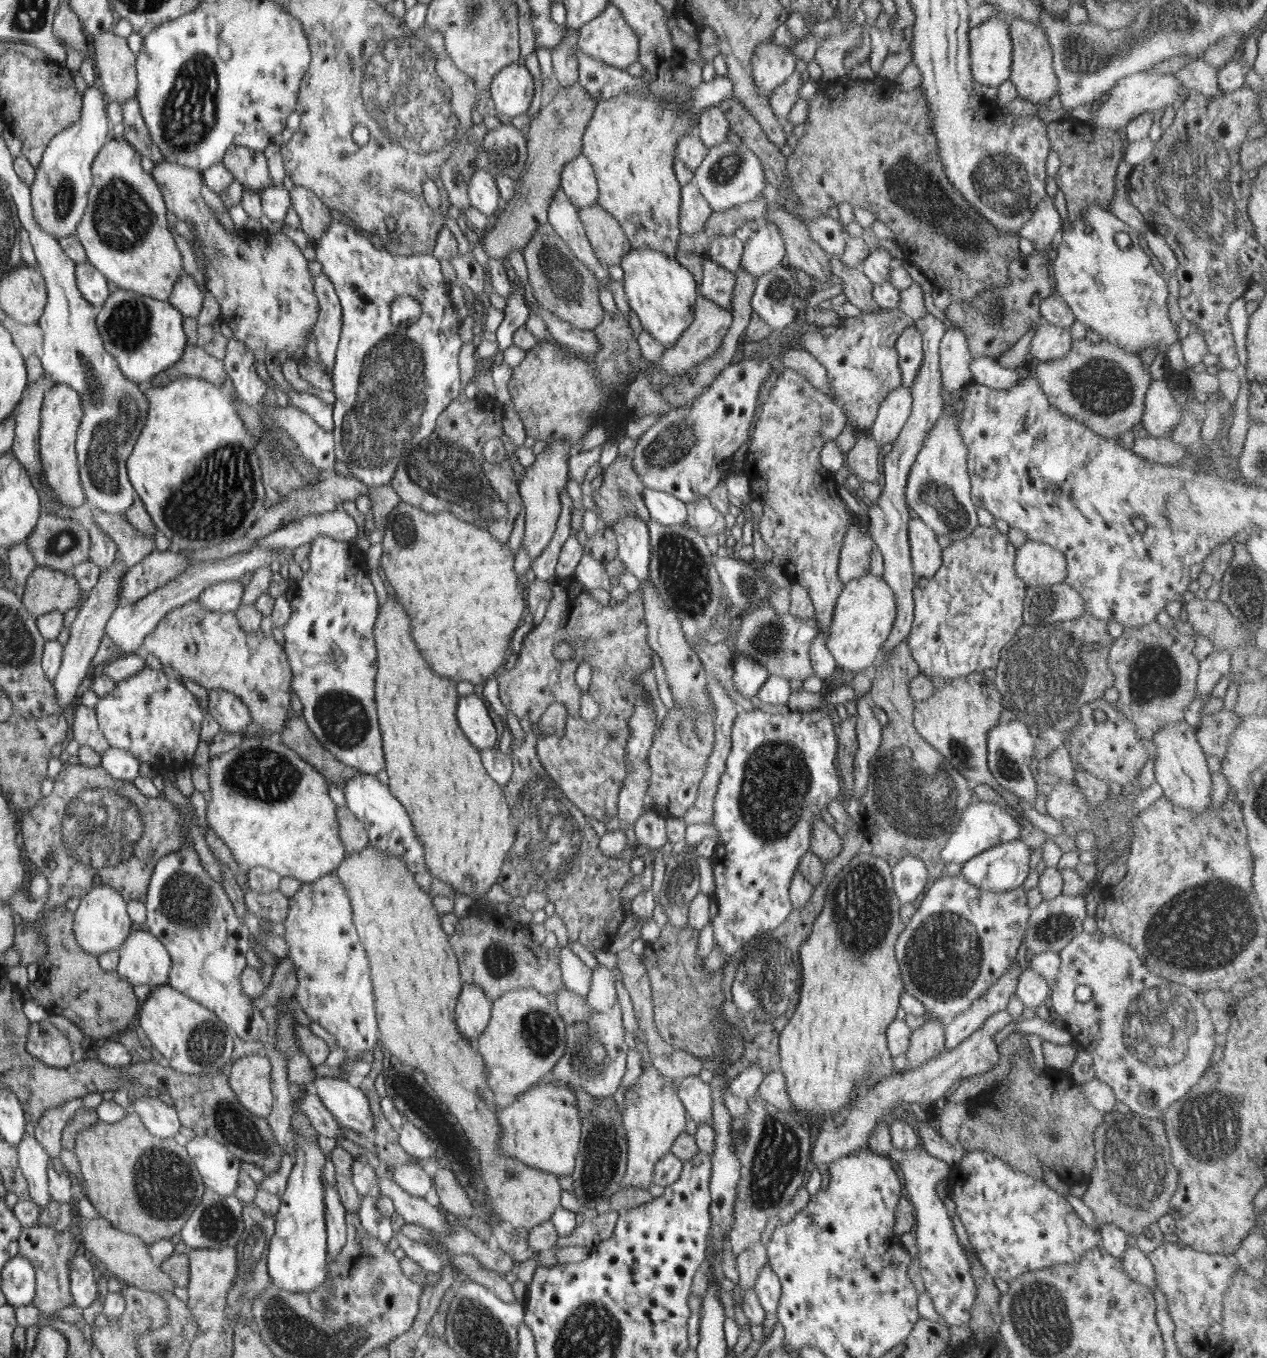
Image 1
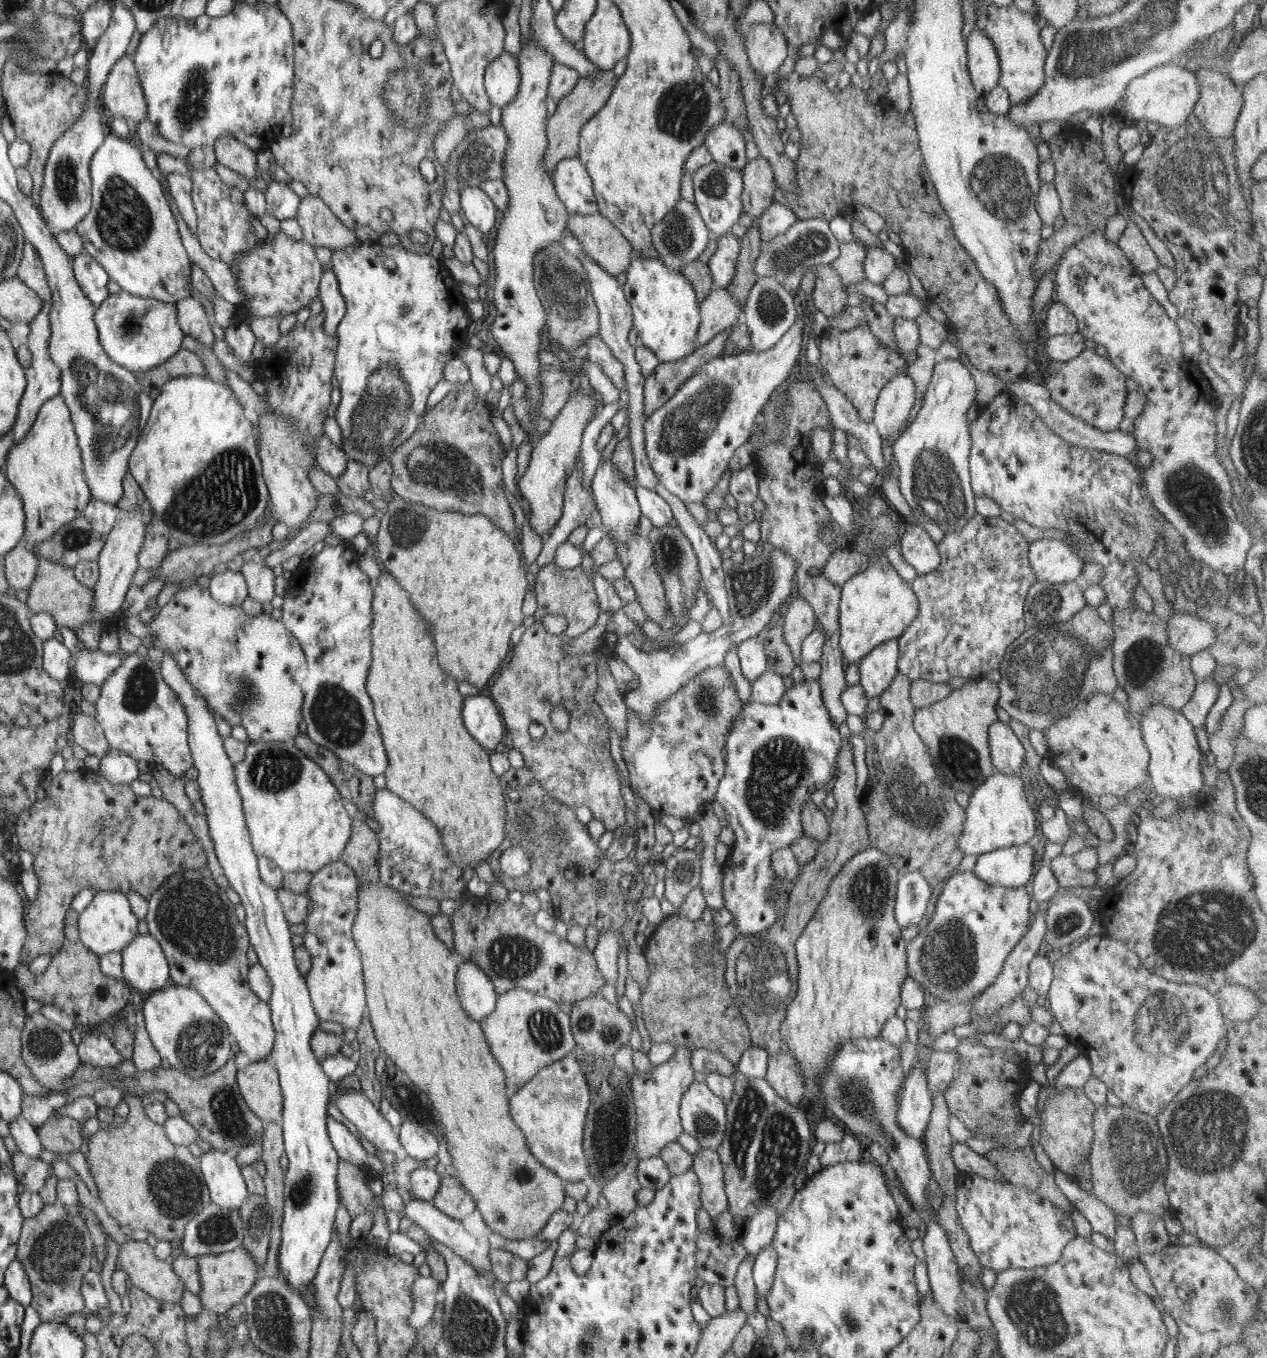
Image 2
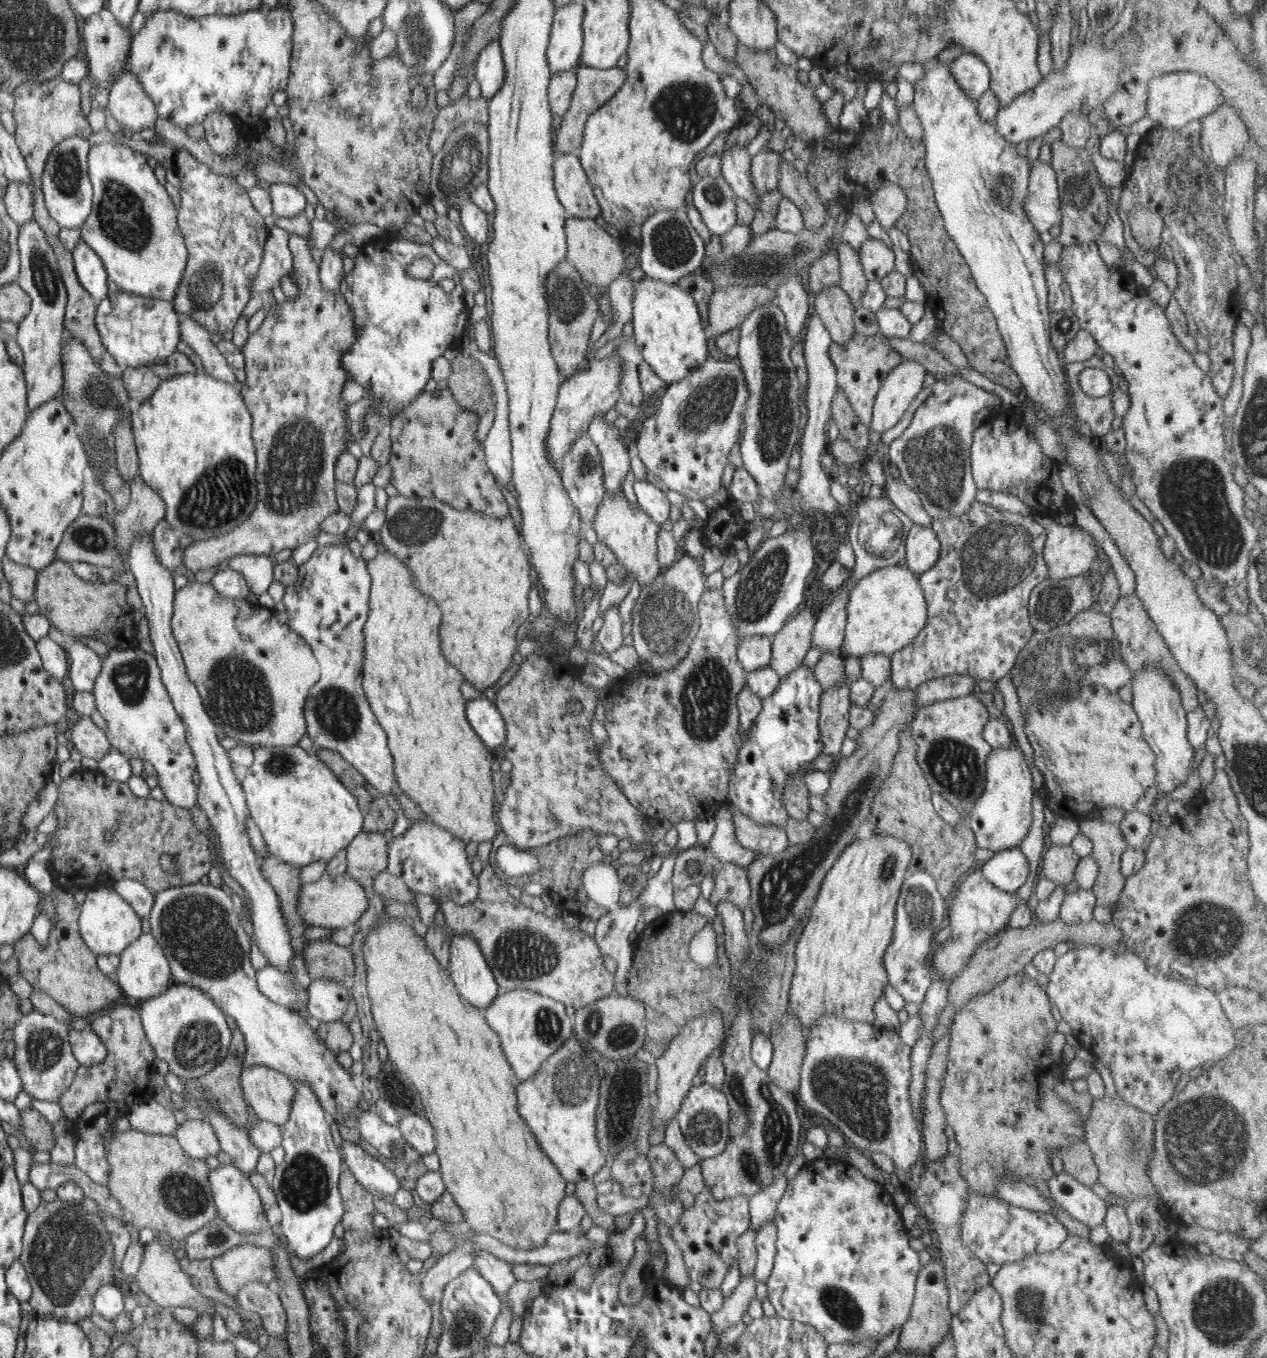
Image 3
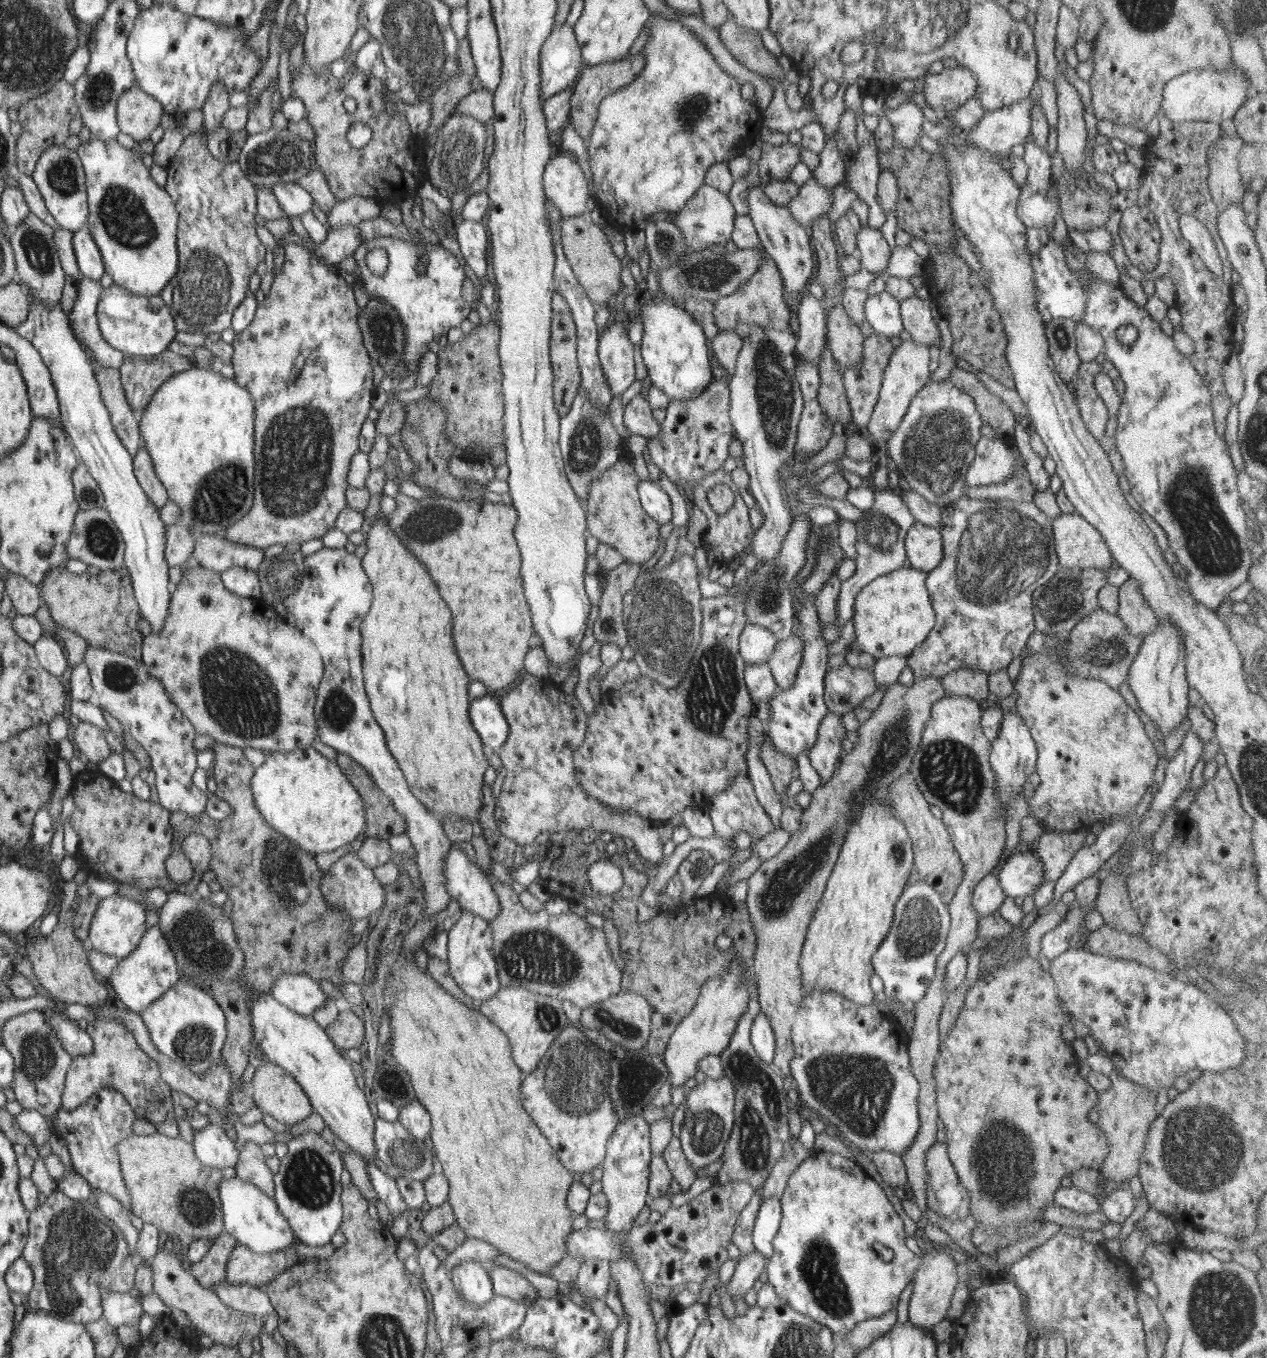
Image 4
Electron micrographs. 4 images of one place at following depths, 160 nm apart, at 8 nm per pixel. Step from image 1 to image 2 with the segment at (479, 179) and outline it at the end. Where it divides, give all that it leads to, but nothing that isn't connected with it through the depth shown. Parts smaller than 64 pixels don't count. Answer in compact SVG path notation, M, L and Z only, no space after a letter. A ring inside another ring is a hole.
M467 185L461 189L460 194L461 210L466 216L464 220L487 236L496 224L496 205L480 185Z

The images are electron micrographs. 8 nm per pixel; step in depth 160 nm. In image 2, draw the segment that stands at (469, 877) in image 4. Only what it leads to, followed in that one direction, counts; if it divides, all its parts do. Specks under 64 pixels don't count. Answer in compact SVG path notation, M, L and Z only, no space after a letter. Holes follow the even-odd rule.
M376 788L372 811L380 826L378 867L382 883L411 898L429 896L438 901L450 898L462 903L469 897L463 870L450 861L434 822L388 789Z

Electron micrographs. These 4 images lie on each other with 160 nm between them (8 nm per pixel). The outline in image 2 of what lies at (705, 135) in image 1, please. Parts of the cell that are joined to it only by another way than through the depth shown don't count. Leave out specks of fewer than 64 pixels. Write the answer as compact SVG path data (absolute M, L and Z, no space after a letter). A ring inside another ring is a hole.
M724 121L706 133L703 144L714 161L742 171L746 166L745 140L743 134L730 122Z

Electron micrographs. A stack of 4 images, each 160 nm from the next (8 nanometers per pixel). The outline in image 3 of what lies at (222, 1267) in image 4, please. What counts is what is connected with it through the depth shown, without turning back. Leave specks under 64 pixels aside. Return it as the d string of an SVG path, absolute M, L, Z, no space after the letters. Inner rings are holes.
M184 1257L179 1262L183 1270L191 1276L191 1280L200 1294L225 1304L233 1303L233 1296L228 1296L222 1291L221 1282L216 1278L212 1269L212 1259L193 1261Z

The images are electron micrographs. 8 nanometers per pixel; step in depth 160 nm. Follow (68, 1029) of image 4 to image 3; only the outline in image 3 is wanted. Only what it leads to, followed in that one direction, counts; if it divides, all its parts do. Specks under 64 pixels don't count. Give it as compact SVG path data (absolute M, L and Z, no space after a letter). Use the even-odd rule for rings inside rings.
M90 1028L71 1030L71 1043L75 1057L87 1067L104 1062L107 1055L105 1042Z

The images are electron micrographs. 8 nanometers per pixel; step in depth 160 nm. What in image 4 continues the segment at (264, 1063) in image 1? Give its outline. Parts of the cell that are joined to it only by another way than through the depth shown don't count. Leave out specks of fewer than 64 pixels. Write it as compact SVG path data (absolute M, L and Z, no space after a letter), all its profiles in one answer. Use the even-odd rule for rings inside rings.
M272 1063L255 1067L250 1099L255 1102L255 1108L261 1112L267 1112L272 1118L286 1125L296 1124L296 1122L308 1118L314 1111L311 1099L307 1097L307 1092L304 1092L295 1078L288 1074L288 1071L282 1066Z

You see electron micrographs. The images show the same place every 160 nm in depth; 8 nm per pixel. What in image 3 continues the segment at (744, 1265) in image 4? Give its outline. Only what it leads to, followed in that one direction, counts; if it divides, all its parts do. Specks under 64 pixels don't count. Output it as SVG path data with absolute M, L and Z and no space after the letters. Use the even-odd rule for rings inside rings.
M741 1277L738 1287L724 1298L722 1308L710 1316L712 1327L717 1335L721 1335L726 1329L742 1322L742 1317L748 1313L750 1302L756 1293L756 1277Z

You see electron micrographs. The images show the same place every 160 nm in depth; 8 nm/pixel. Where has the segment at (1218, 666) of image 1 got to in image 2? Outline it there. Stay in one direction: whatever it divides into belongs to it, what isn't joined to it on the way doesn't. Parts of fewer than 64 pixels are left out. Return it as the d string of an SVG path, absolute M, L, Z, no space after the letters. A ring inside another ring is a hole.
M1214 673L1203 681L1197 681L1191 699L1180 710L1194 725L1195 730L1205 726L1206 715L1219 693L1219 686L1214 681Z

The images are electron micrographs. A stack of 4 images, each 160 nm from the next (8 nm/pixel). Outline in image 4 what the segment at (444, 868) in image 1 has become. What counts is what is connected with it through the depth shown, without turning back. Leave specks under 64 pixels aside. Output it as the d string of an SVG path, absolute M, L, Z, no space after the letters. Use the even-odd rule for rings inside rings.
M374 518L365 528L367 552L363 569L374 583L374 605L362 624L363 674L372 714L380 718L390 752L398 760L408 785L423 806L442 814L458 815L473 823L482 809L482 782L488 768L482 739L468 718L468 676L452 646L452 614L438 594L424 564L407 549L388 525L388 518Z

